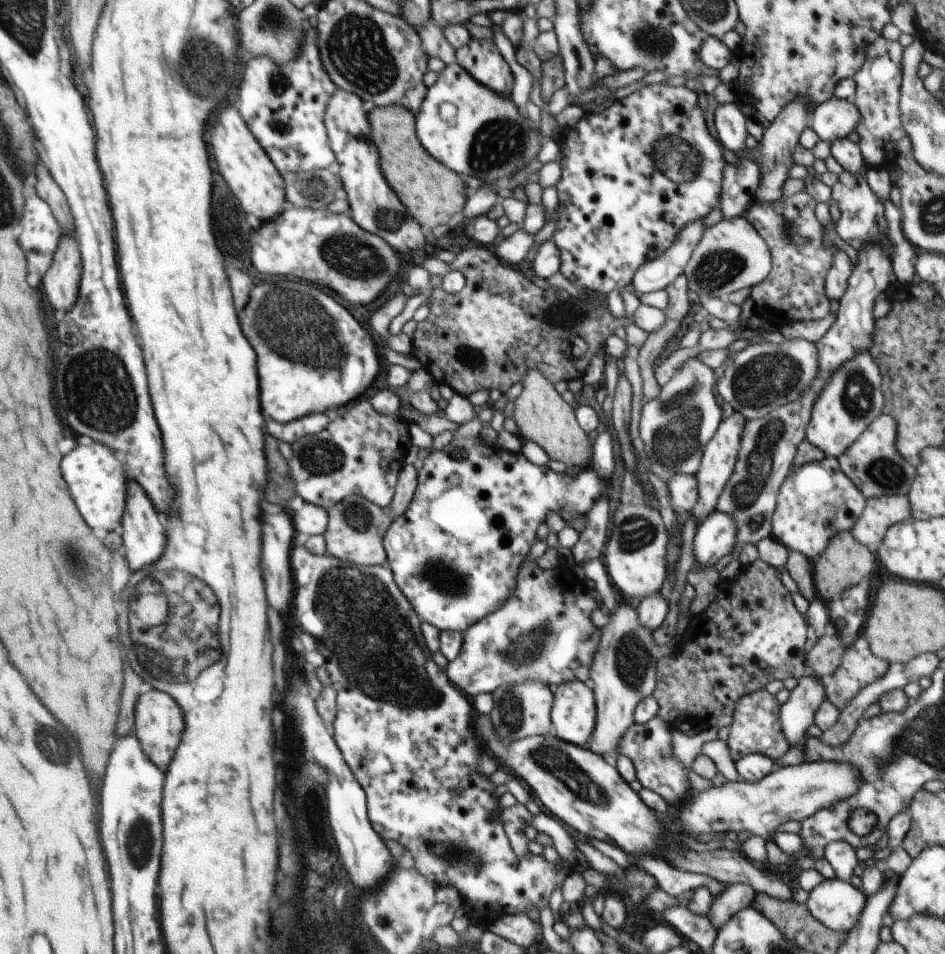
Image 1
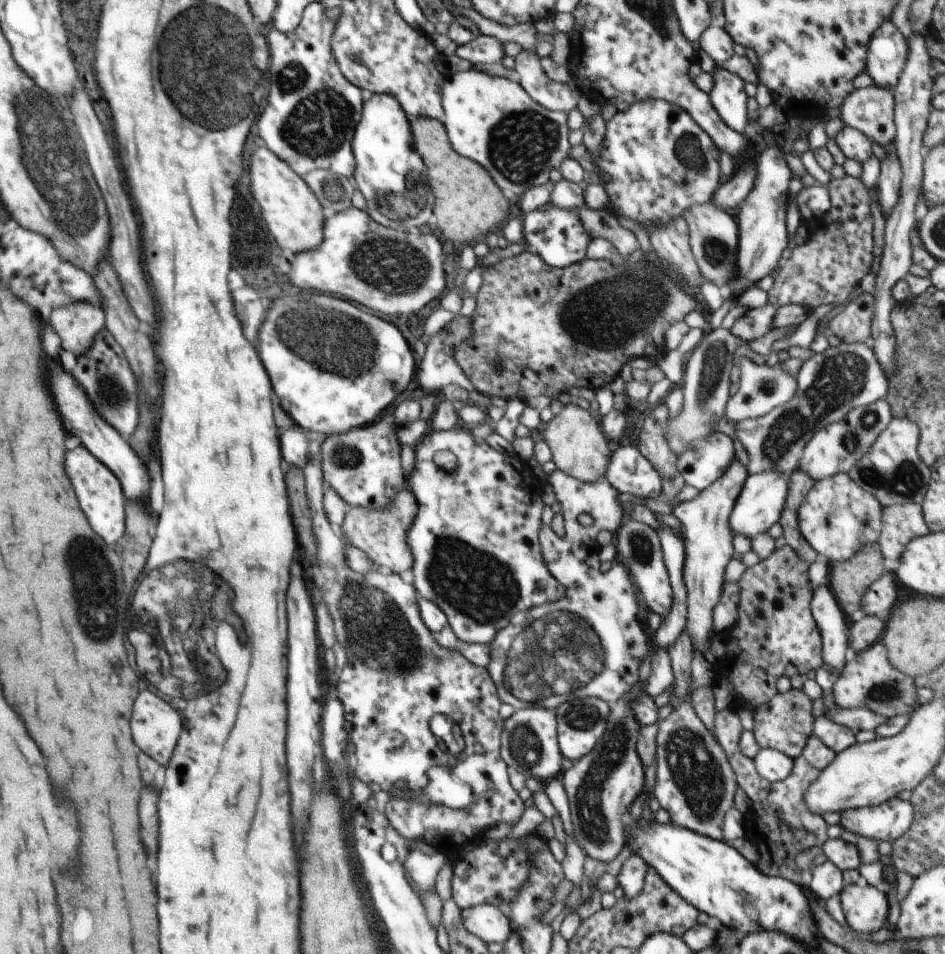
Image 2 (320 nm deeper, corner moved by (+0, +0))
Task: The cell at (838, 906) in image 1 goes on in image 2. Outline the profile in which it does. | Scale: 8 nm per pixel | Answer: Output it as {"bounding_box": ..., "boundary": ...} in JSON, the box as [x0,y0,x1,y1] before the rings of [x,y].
{"bounding_box":[839,885,888,936],"boundary":[[[847,885],[839,894],[846,924],[863,936],[869,936],[887,923],[888,896],[875,886]]]}

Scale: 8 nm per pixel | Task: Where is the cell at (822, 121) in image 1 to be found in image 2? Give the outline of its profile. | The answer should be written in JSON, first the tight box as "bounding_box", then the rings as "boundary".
{"bounding_box":[839,83,895,147],"boundary":[[[872,83],[866,88],[854,89],[840,106],[839,117],[846,127],[852,127],[863,132],[872,143],[876,141],[883,147],[890,145],[895,139],[895,98],[894,89]]]}

